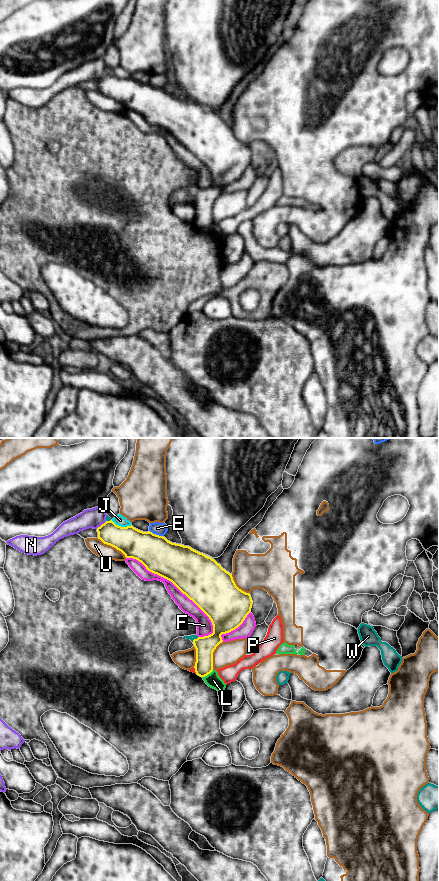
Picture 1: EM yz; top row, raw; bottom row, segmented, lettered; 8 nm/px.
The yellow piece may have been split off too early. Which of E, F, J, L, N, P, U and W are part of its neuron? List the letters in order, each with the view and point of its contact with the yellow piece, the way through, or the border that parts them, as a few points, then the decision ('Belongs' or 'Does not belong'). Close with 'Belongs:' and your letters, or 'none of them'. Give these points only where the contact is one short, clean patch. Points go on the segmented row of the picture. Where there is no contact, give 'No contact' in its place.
E: Touches yellow at yz (155, 534). Does not belong
F: Touches yellow at yz (175, 585). Does not belong
J: Touches yellow at yz (120, 526). Does not belong
L: Touches yellow at yz (207, 674). Boundary: yz (213, 670), (202, 677). Does not belong
N: Touches yellow at yz (102, 524). Boundary: yz (106, 521), (96, 528). Does not belong
P: Touches yellow at yz (195, 670). Boundary: yz (194, 667), (196, 672). Does not belong
U: Touches yellow at yz (112, 546). Does not belong
W: Touches yellow at yz (195, 639). Does not belong
Belongs: none of them

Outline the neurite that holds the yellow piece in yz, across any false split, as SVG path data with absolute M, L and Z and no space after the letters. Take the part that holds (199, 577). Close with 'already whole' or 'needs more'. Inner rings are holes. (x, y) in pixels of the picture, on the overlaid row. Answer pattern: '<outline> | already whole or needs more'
M112 520L97 528L98 539L121 551L126 558L141 562L148 571L171 581L183 594L192 600L211 620L213 633L193 640L196 649L195 672L205 677L213 671L213 652L223 642L221 635L238 628L251 612L250 593L239 589L232 574L221 567L214 559L189 546L168 541L165 537L143 532L132 525L121 527Z | already whole

